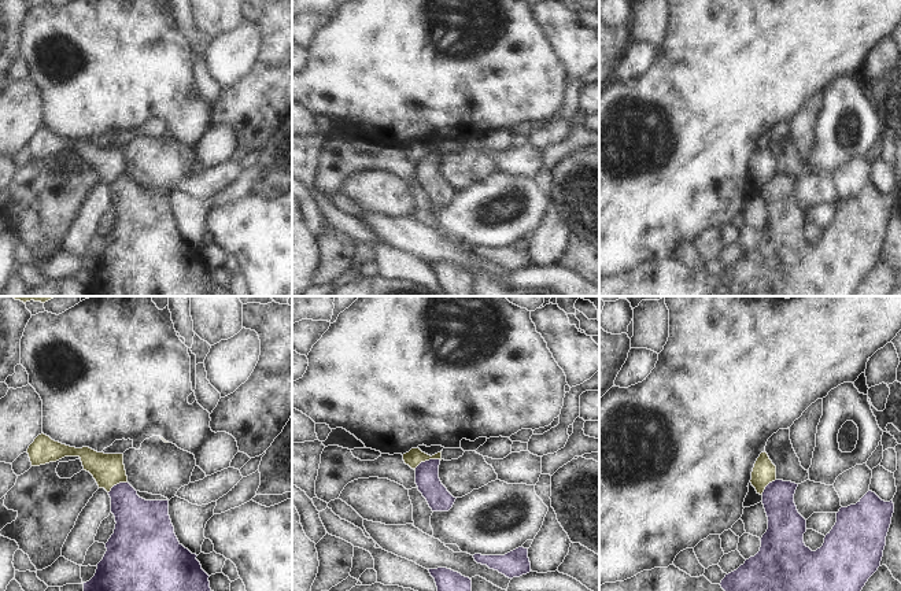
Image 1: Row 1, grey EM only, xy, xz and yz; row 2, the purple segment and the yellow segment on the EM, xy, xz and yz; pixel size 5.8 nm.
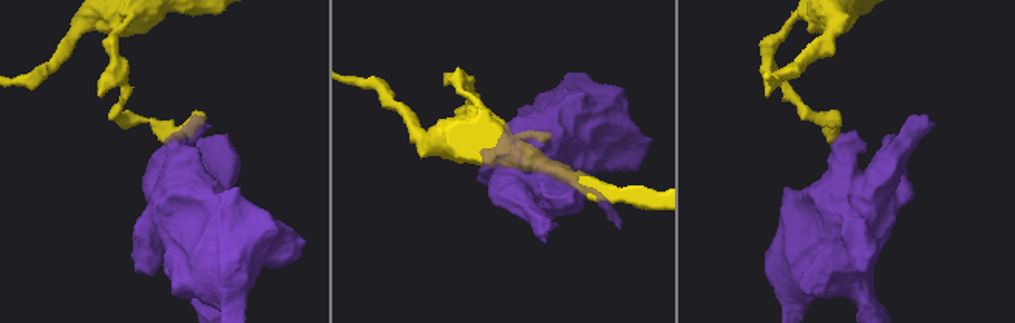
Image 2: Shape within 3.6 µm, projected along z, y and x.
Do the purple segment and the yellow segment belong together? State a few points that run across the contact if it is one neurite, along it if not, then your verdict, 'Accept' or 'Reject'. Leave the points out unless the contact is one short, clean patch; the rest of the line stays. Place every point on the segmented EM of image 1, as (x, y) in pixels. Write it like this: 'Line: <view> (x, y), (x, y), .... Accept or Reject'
Line: xz (440, 460), (425, 460), (414, 469). Reject

